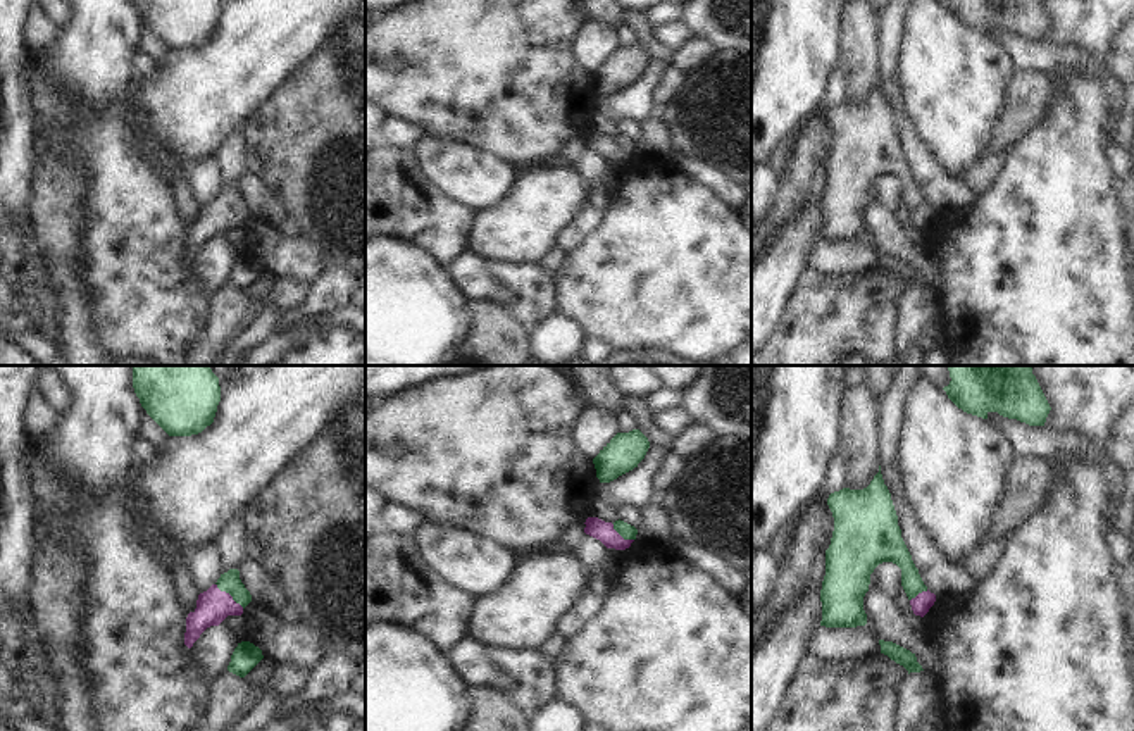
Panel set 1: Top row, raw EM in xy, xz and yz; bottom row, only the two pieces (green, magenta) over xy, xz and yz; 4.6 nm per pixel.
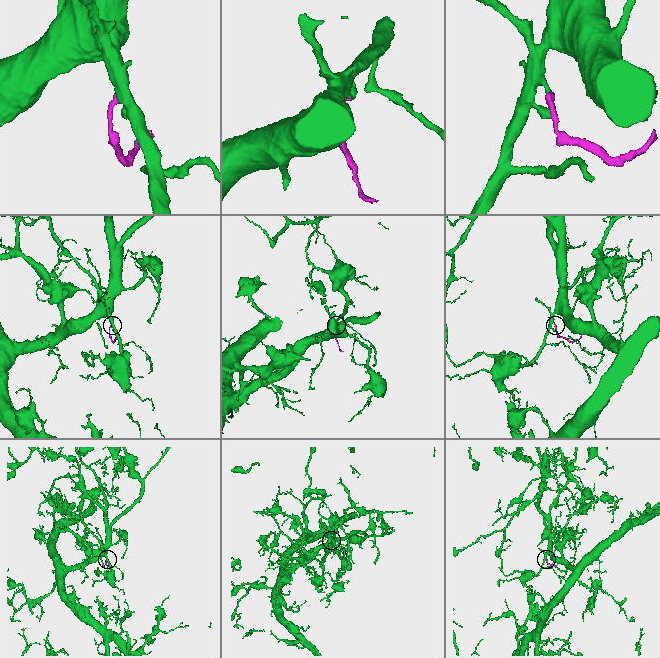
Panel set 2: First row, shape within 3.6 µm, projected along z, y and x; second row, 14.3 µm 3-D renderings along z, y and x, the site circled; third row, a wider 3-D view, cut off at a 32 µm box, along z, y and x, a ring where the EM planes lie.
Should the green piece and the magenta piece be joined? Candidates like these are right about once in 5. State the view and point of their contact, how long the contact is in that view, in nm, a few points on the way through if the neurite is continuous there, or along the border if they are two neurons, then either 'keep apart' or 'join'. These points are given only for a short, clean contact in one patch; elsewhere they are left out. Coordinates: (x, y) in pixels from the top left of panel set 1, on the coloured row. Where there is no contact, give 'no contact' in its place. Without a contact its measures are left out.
contact xy (230, 593); length 180 nm; way xy (230, 581), (230, 593), (212, 607); join

